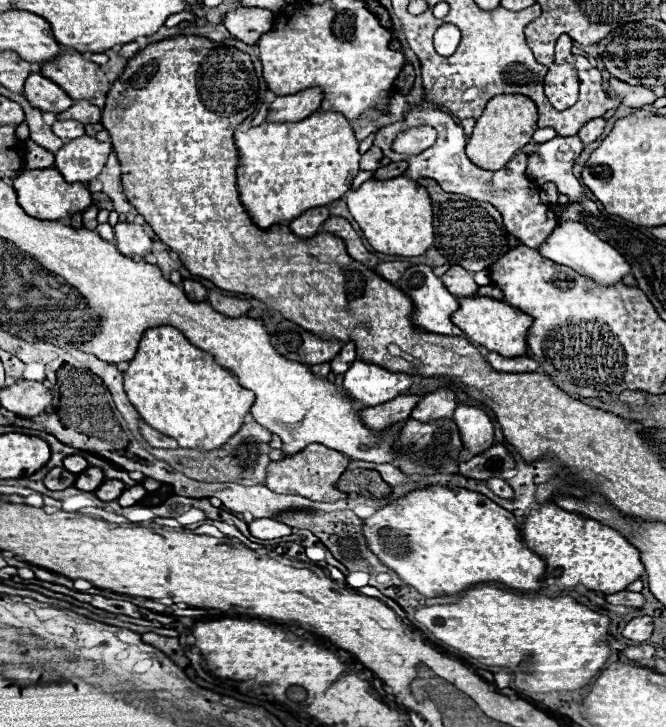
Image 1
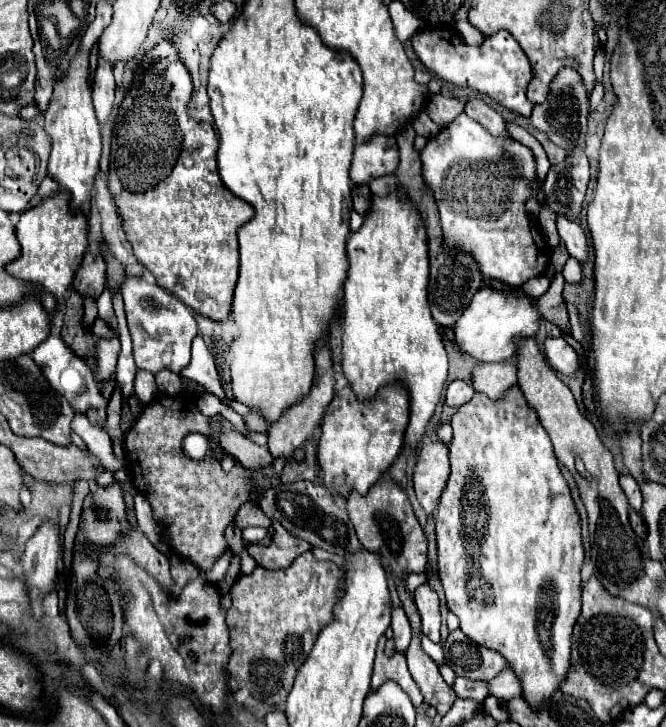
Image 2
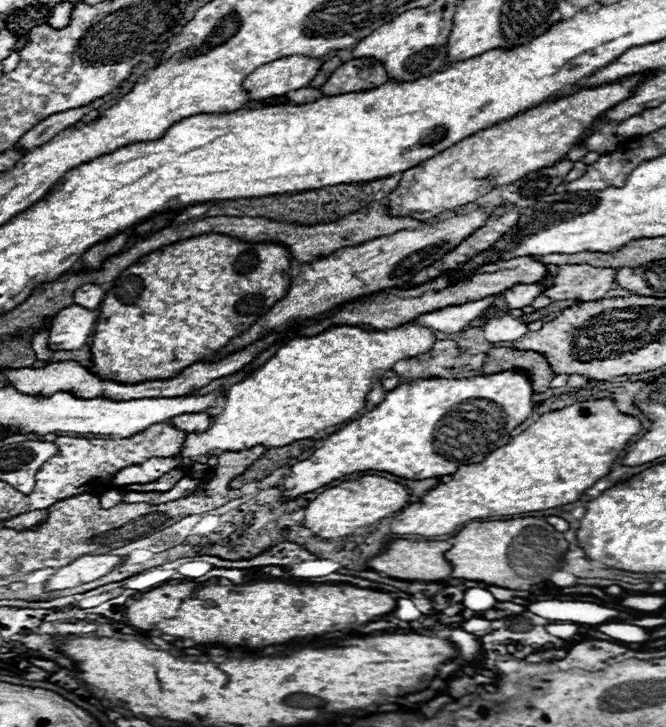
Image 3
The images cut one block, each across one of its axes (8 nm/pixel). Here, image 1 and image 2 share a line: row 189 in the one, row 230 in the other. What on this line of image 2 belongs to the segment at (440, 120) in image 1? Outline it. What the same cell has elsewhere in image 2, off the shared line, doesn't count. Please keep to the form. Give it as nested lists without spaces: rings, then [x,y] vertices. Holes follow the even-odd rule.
[[[460,114],[450,126],[446,126],[442,132],[428,140],[420,158],[424,184],[432,190],[440,210],[444,252],[460,250],[472,254],[482,276],[502,280],[510,286],[522,286],[524,282],[534,276],[540,276],[546,270],[548,252],[552,250],[542,238],[538,226],[524,212],[528,182],[536,178],[536,162],[526,146],[518,144],[516,140],[496,140],[494,136],[488,136],[488,132],[484,132],[484,128],[476,120]]]

